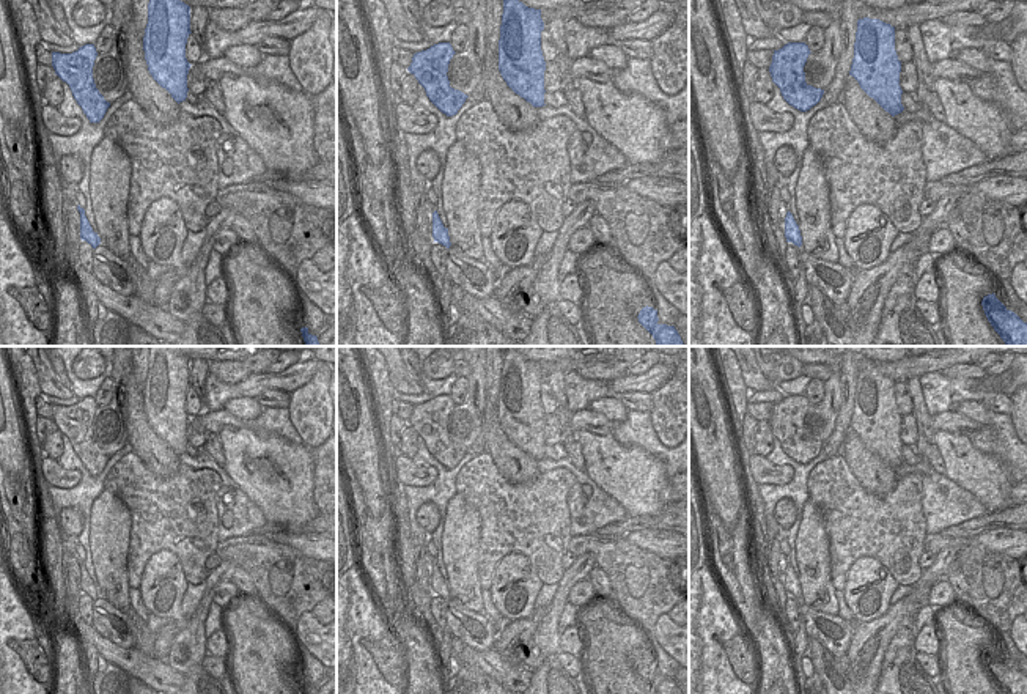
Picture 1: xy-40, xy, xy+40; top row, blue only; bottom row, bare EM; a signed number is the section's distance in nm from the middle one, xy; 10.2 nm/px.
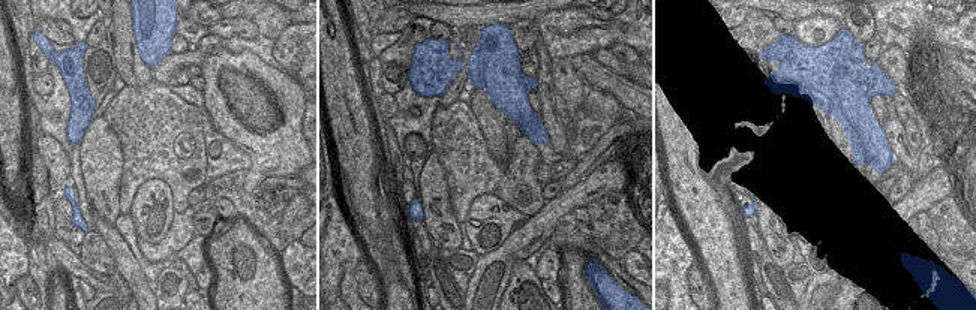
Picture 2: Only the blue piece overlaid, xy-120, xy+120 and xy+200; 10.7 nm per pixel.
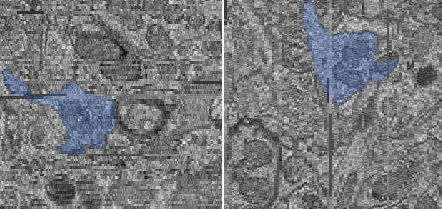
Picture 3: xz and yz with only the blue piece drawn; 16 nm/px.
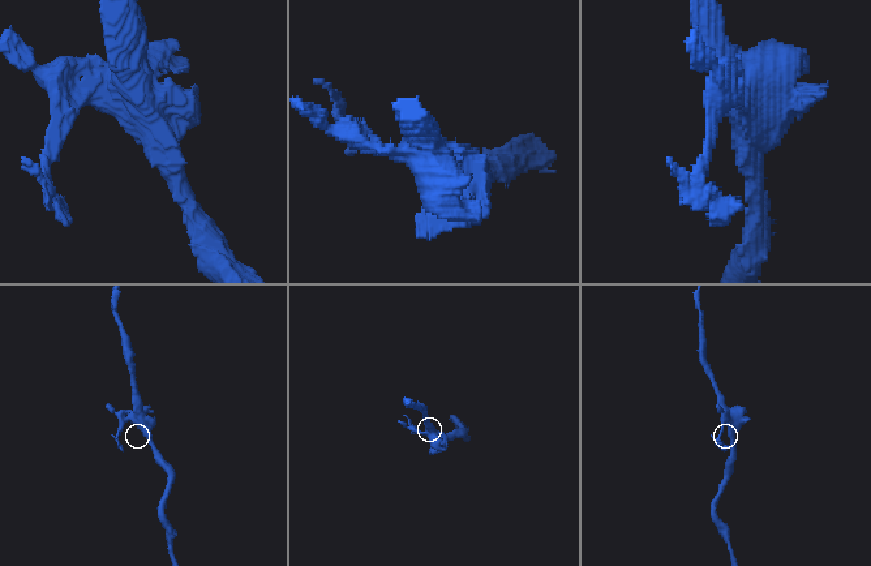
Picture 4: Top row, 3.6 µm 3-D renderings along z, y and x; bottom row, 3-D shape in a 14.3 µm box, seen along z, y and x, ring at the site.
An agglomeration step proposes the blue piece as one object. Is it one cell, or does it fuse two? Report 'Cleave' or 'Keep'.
Cleave

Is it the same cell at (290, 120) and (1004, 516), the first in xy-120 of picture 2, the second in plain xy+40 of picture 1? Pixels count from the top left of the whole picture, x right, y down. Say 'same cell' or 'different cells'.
different cells

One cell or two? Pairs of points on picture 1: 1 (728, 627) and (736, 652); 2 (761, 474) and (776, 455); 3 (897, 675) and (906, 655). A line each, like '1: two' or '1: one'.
1: two
2: two
3: one

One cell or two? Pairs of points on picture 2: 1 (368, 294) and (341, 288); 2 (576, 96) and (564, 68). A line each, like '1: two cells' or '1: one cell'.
1: two cells
2: one cell

